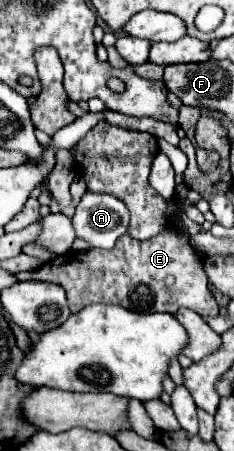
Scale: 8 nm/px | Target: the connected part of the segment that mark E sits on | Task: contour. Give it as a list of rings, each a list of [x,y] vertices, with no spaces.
[[[162,231],[148,241],[136,241],[122,235],[110,251],[68,251],[42,267],[16,275],[18,281],[38,279],[64,287],[72,313],[82,311],[92,303],[114,303],[136,313],[172,313],[180,307],[192,309],[198,315],[218,315],[216,299],[208,287],[208,279],[202,269],[202,257],[190,247],[188,241],[176,231]]]

